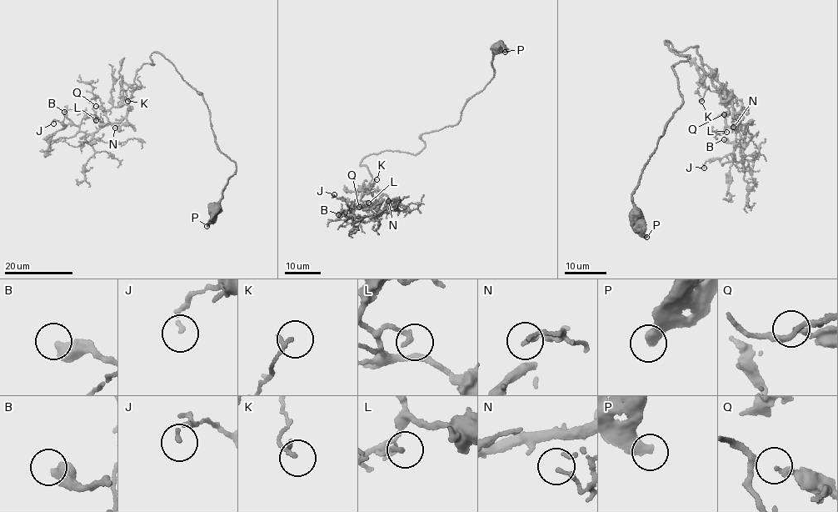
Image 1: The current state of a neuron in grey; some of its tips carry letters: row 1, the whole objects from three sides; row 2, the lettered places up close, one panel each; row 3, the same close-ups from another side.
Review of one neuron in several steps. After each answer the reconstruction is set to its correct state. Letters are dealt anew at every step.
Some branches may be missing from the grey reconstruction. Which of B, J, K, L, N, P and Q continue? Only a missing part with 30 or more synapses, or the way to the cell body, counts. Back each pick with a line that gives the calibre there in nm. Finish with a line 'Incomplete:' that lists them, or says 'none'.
Incomplete: none

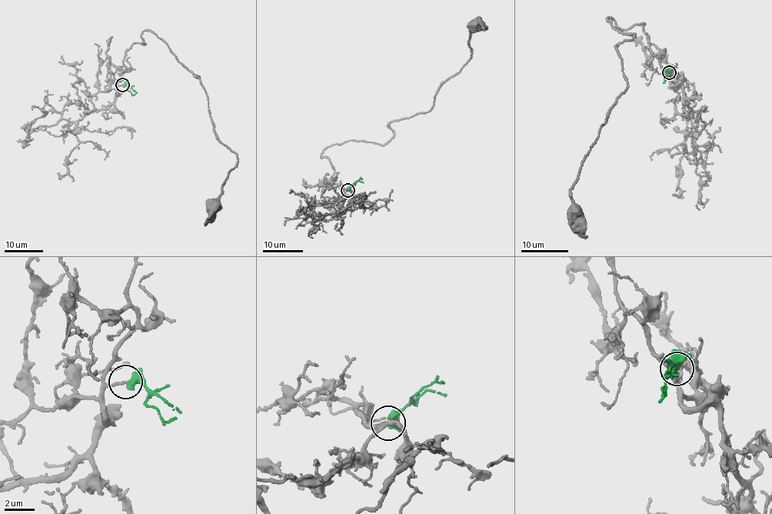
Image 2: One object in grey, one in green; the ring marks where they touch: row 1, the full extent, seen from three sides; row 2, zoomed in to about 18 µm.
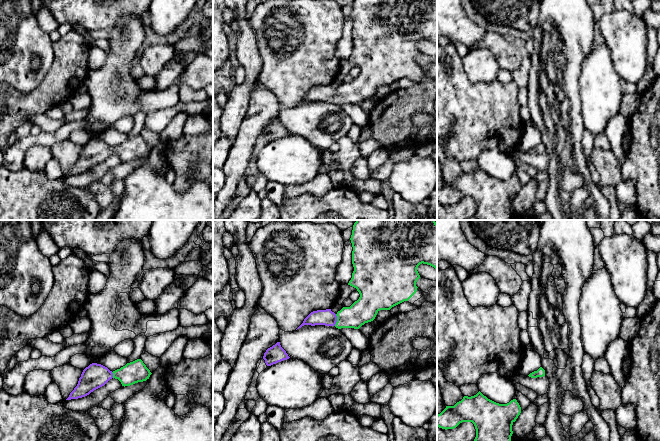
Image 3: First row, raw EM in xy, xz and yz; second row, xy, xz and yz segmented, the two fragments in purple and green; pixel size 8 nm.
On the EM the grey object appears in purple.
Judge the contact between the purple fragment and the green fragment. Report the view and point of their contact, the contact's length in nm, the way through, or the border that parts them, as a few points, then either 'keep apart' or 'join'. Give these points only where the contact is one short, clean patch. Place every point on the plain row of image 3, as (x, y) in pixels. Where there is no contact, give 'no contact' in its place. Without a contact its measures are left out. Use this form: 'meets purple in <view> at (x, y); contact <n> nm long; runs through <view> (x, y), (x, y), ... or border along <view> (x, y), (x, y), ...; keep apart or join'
meets purple in xz at (336, 96); contact 100 nm long; runs through xz (326, 93), (336, 96), (353, 93), (364, 86); join

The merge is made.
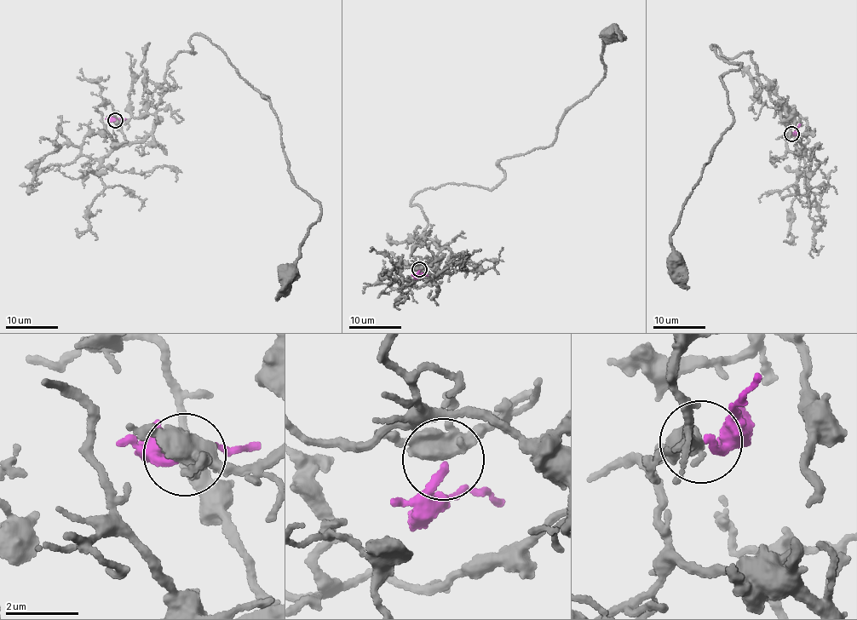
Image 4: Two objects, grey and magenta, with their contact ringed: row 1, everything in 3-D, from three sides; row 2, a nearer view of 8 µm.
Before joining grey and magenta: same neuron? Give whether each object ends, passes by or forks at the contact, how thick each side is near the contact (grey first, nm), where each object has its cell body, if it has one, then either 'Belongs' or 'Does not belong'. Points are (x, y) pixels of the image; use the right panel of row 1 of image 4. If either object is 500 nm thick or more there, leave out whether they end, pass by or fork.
At the ring grey forks. At the ring magenta ends. Thickness 440 nm (grey) against 170 nm. Soma of grey: (675, 263). Soma of magenta: none. Belongs

